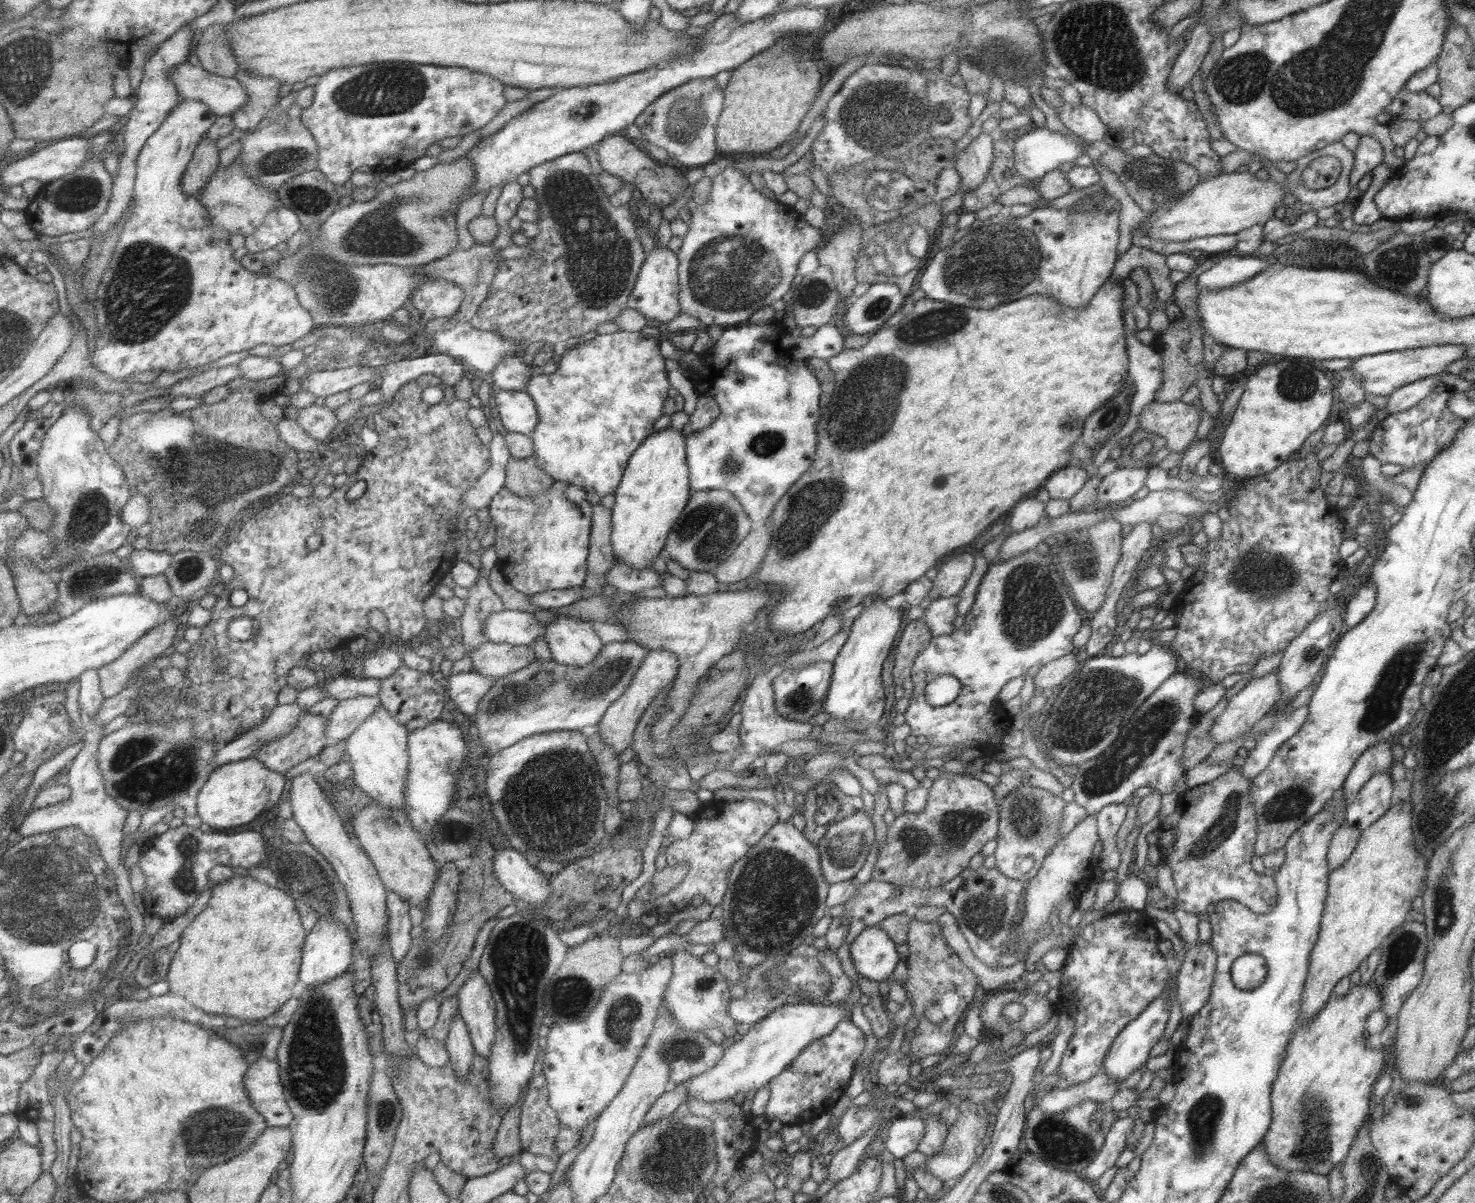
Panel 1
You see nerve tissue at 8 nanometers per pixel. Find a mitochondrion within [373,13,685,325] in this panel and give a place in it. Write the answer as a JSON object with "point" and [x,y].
{"point":[601,257]}

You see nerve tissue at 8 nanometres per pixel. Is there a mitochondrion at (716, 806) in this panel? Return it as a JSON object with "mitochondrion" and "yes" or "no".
{"mitochondrion":"no"}

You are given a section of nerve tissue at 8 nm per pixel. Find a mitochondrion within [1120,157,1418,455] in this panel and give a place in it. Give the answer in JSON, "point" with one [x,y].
{"point":[1297,383]}

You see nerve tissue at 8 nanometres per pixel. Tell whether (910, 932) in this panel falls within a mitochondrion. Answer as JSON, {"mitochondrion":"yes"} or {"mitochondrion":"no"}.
{"mitochondrion":"no"}

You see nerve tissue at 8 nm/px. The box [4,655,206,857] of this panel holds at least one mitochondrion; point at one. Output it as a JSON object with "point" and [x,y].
{"point":[149,770]}

